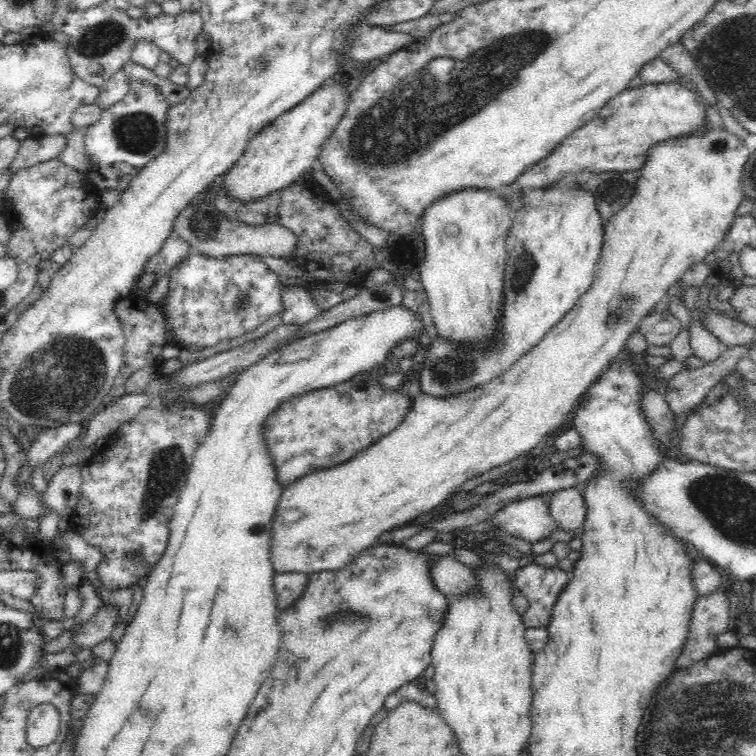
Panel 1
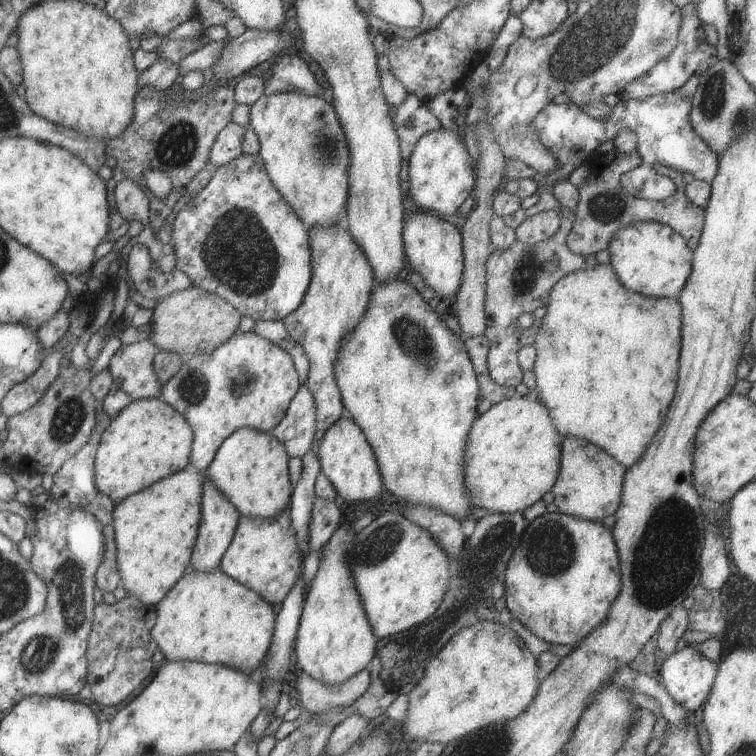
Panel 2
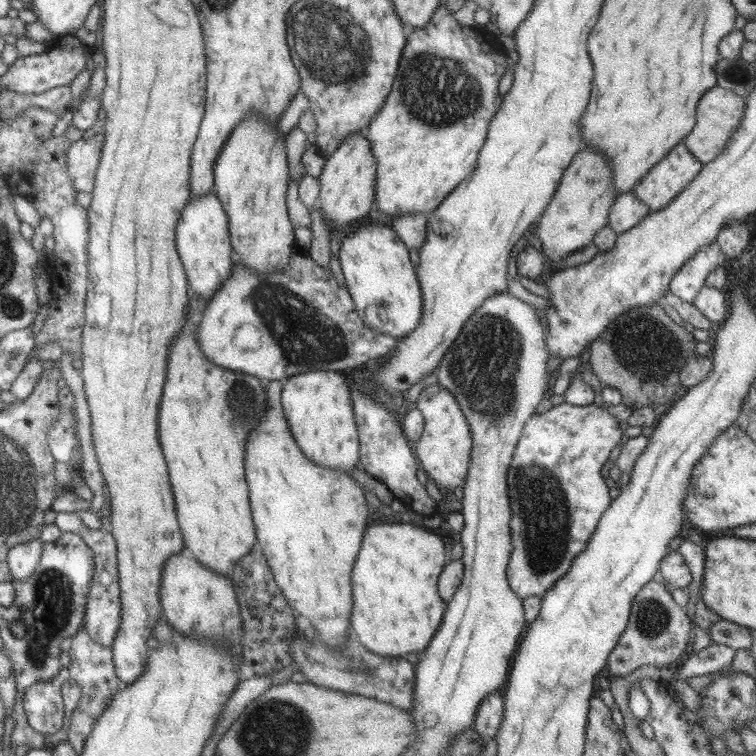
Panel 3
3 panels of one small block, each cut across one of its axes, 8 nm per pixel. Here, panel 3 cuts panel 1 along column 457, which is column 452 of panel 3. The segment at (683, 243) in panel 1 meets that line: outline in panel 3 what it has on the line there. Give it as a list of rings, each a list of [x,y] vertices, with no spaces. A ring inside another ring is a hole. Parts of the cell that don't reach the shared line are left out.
[[[434,383],[421,390],[415,406],[424,420],[421,437],[415,444],[415,456],[421,469],[438,488],[463,486],[469,466],[472,435],[455,397],[439,383]]]

